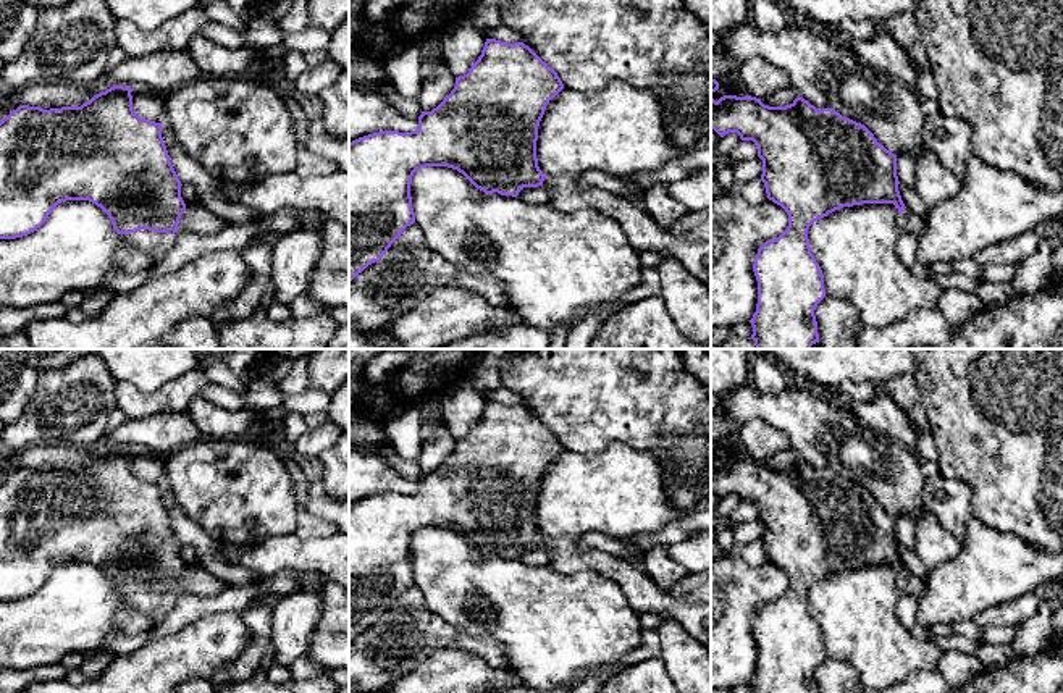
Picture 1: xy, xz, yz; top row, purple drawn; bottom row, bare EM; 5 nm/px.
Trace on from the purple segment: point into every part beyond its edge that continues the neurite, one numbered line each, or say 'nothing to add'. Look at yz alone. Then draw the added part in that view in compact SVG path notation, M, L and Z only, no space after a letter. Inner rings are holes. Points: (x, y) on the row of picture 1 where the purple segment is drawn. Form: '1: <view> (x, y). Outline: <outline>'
1: yz (907, 222). Outline: M908 208L898 213L897 223L901 233L911 233L916 236L919 236L927 226L926 218L914 216Z

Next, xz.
1: xz (642, 231). Outline: M546 174L549 204L561 212L591 208L616 221L638 252L667 252L711 291L711 241L670 234L648 212L598 186L580 186L575 174Z

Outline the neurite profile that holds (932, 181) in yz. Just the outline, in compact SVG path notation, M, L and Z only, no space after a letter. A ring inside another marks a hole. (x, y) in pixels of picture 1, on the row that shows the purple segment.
M926 150L919 157L913 171L913 189L927 208L952 199L960 187L961 179L947 170L934 152Z

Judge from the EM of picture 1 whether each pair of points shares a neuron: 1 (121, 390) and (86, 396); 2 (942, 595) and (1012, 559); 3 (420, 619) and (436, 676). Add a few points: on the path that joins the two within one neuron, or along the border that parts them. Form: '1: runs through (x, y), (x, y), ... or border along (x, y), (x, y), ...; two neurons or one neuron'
1: border along (115, 383), (115, 403), (118, 406); two neurons
2: runs through (960, 588), (994, 567); one neuron
3: border along (467, 651), (436, 650), (401, 676); two neurons

